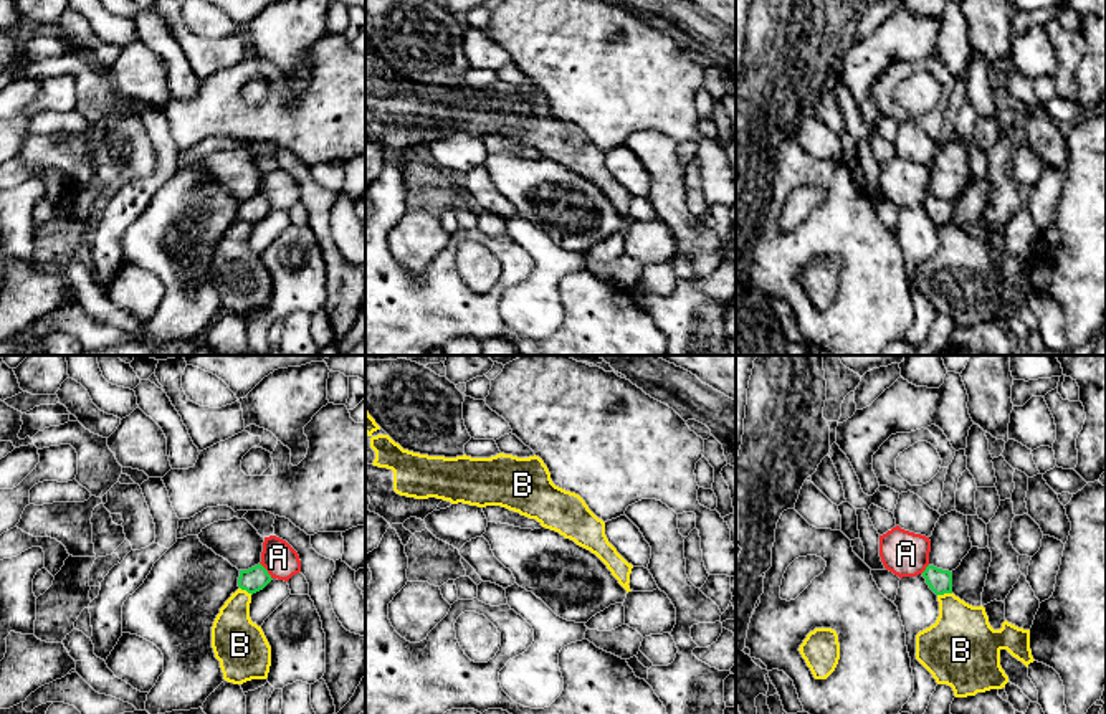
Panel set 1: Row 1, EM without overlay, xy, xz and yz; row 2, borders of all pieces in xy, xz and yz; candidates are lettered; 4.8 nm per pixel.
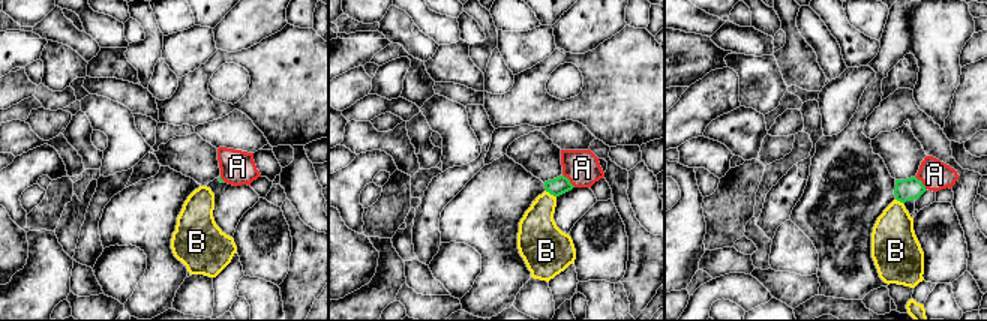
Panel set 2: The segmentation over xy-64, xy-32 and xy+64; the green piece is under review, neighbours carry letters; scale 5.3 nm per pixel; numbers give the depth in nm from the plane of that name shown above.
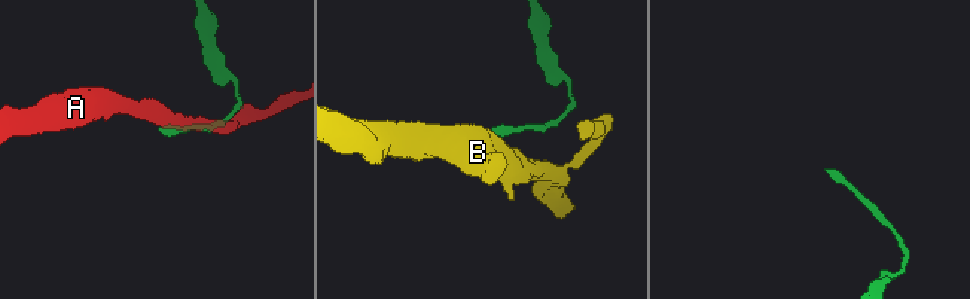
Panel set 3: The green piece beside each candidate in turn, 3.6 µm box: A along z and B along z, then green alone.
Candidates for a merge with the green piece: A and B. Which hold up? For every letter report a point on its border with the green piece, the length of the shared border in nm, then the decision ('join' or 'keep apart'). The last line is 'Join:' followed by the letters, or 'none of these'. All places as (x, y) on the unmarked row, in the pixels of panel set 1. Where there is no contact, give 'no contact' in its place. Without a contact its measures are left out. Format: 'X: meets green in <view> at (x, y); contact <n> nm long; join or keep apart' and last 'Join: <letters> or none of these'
A: meets green in xy at (266, 200); contact 110 nm long; keep apart
B: meets green in yz at (944, 222); contact 70 nm long; keep apart
Join: none of these

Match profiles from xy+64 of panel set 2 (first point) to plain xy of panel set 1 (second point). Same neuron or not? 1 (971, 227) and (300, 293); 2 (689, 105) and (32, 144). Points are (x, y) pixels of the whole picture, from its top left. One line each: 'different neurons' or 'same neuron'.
1: different neurons
2: different neurons

